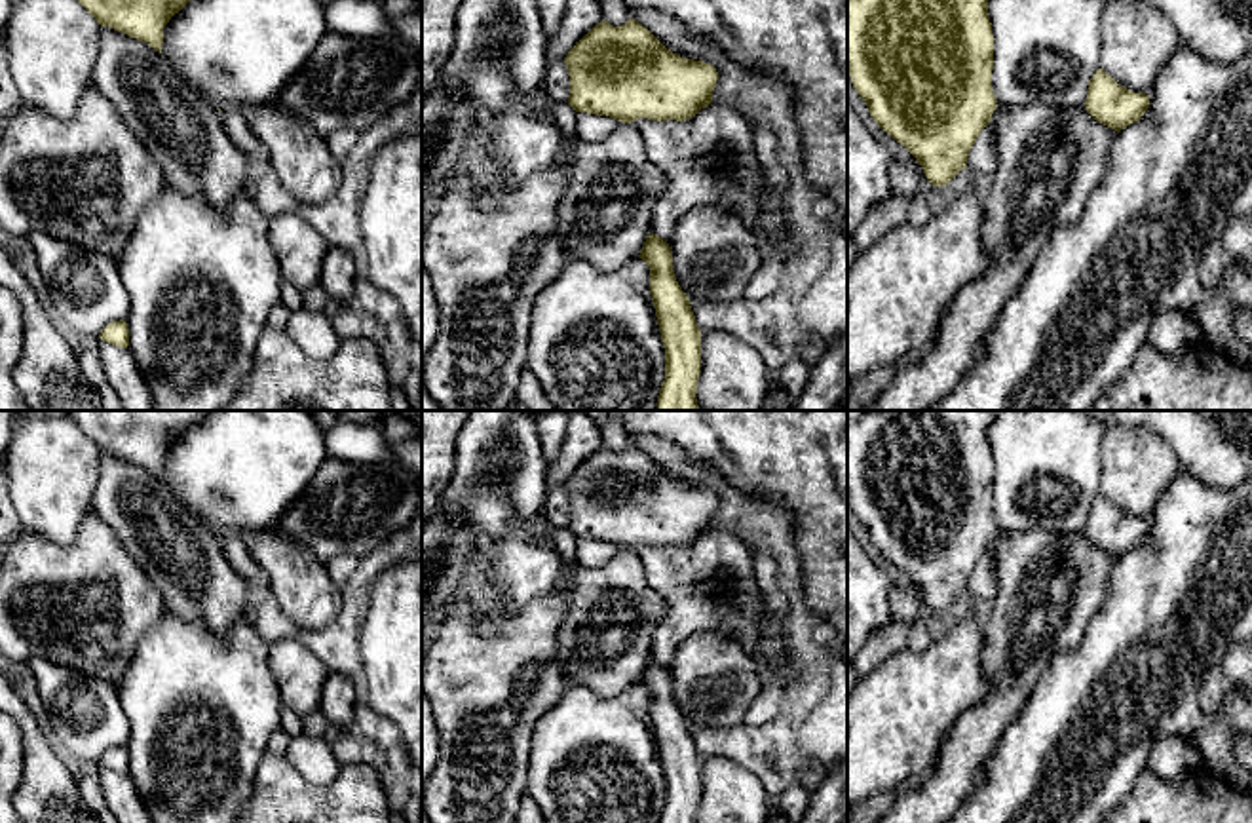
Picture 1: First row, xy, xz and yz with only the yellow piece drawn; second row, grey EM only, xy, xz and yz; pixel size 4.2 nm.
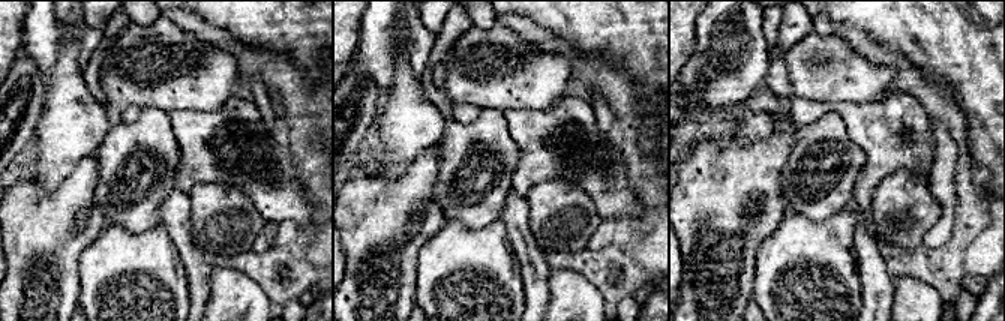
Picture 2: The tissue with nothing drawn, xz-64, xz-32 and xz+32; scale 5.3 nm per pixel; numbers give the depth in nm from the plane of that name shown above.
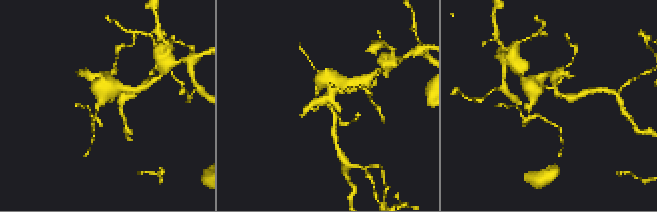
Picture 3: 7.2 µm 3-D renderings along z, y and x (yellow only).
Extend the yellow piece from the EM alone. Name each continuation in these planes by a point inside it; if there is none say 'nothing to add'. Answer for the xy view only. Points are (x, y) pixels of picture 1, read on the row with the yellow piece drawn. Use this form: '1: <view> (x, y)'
nothing to add

